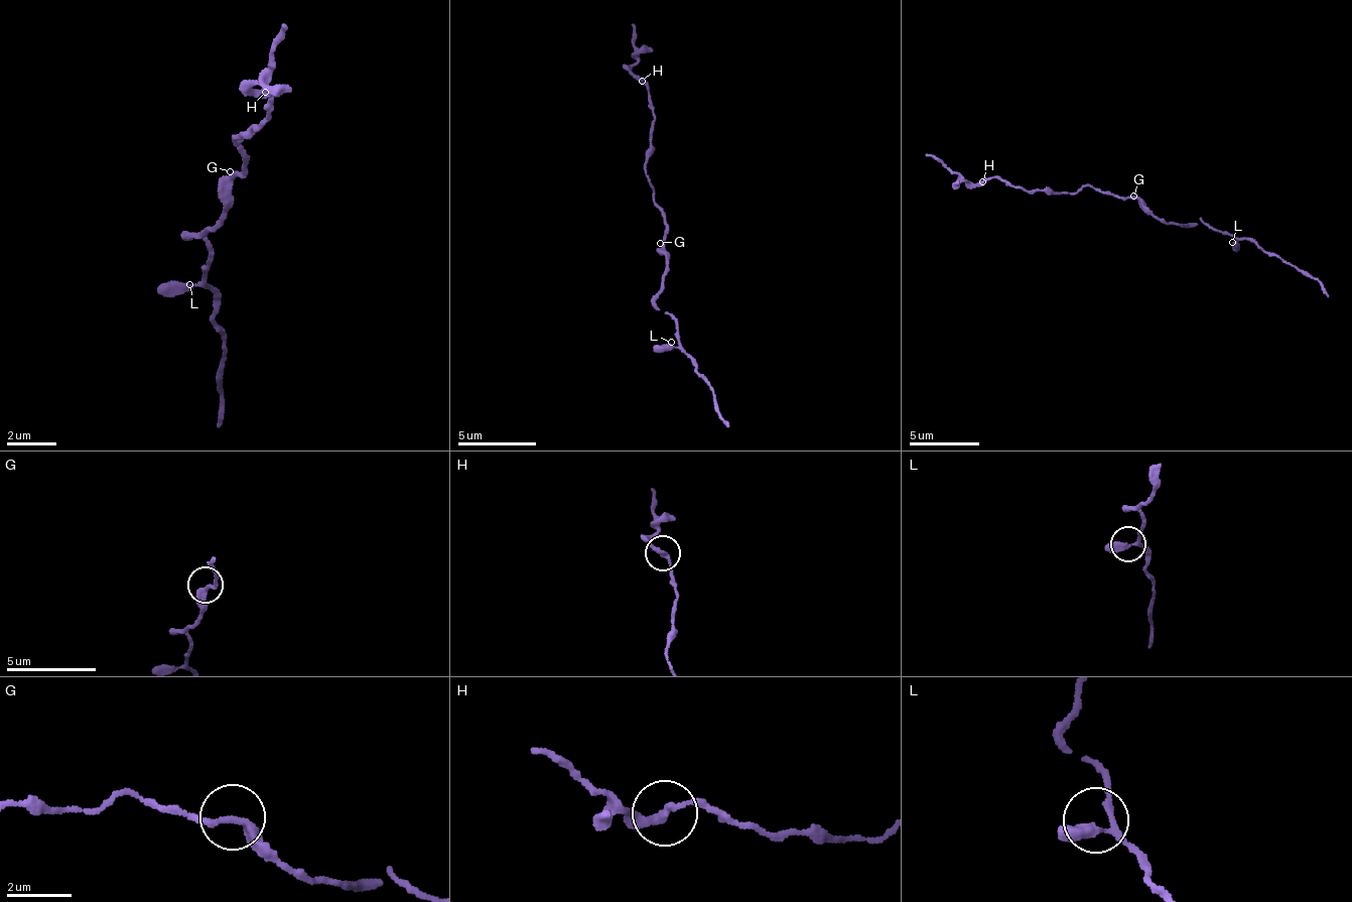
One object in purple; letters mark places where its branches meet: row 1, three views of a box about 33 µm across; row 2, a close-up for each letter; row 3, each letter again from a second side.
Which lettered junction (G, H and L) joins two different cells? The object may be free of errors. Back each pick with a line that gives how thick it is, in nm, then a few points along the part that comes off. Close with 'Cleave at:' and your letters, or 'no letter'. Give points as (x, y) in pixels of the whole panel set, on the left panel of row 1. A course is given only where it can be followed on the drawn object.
Cleave at: no letter

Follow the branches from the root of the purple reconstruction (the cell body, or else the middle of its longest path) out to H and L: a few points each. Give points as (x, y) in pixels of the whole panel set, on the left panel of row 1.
H: (236, 177), (244, 169), (238, 151), (245, 132), (233, 137), (271, 117), (267, 109), (275, 89), (266, 91)
L: (236, 177), (228, 210), (203, 234), (186, 238), (201, 236), (210, 252), (201, 278), (189, 284)

